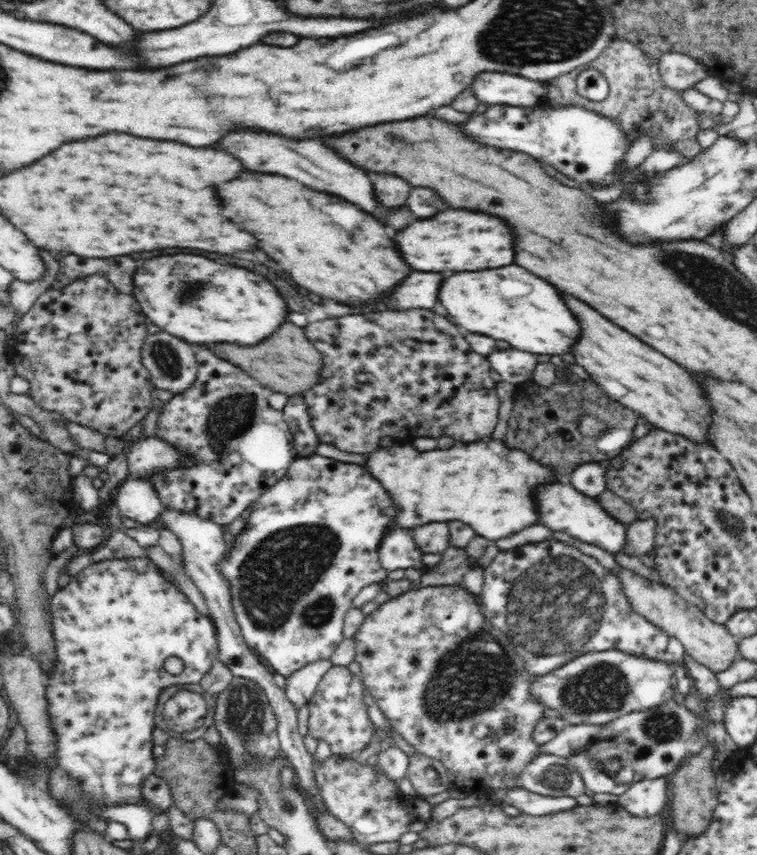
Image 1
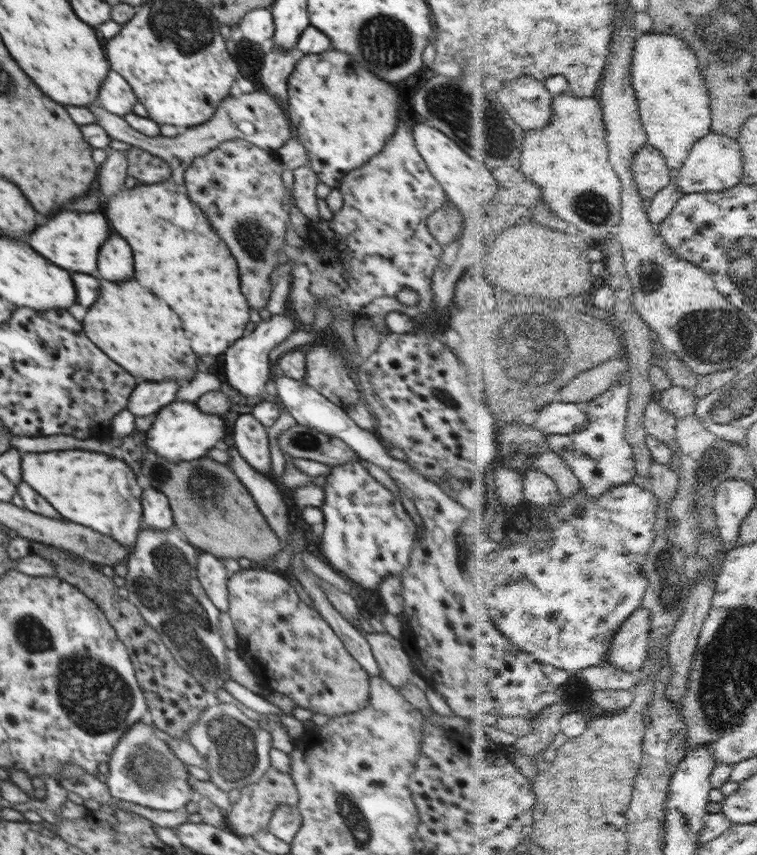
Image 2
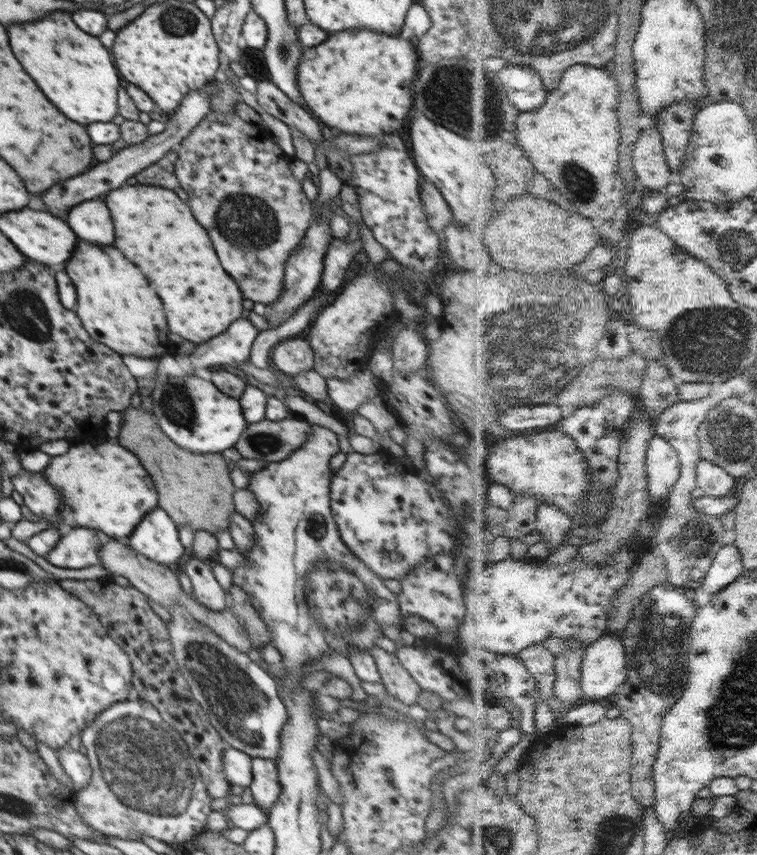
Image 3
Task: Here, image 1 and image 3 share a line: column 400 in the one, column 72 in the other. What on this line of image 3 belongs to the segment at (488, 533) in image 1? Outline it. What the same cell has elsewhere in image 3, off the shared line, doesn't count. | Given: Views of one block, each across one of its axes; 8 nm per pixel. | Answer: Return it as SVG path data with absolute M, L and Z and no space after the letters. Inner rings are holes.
M93 440L82 442L71 443L65 454L51 456L50 463L41 471L68 506L59 508L57 518L68 529L84 524L86 528L102 532L103 537L129 537L146 510L159 506L159 495L156 496L152 479L128 447L108 441L100 446L92 446Z

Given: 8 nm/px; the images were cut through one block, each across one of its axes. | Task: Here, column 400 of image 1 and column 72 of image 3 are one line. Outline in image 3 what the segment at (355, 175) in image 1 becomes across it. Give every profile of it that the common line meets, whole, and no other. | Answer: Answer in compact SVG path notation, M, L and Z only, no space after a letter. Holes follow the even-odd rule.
M92 199L90 202L80 202L70 210L68 224L76 232L78 238L92 244L114 244L114 226L110 212L104 202Z

